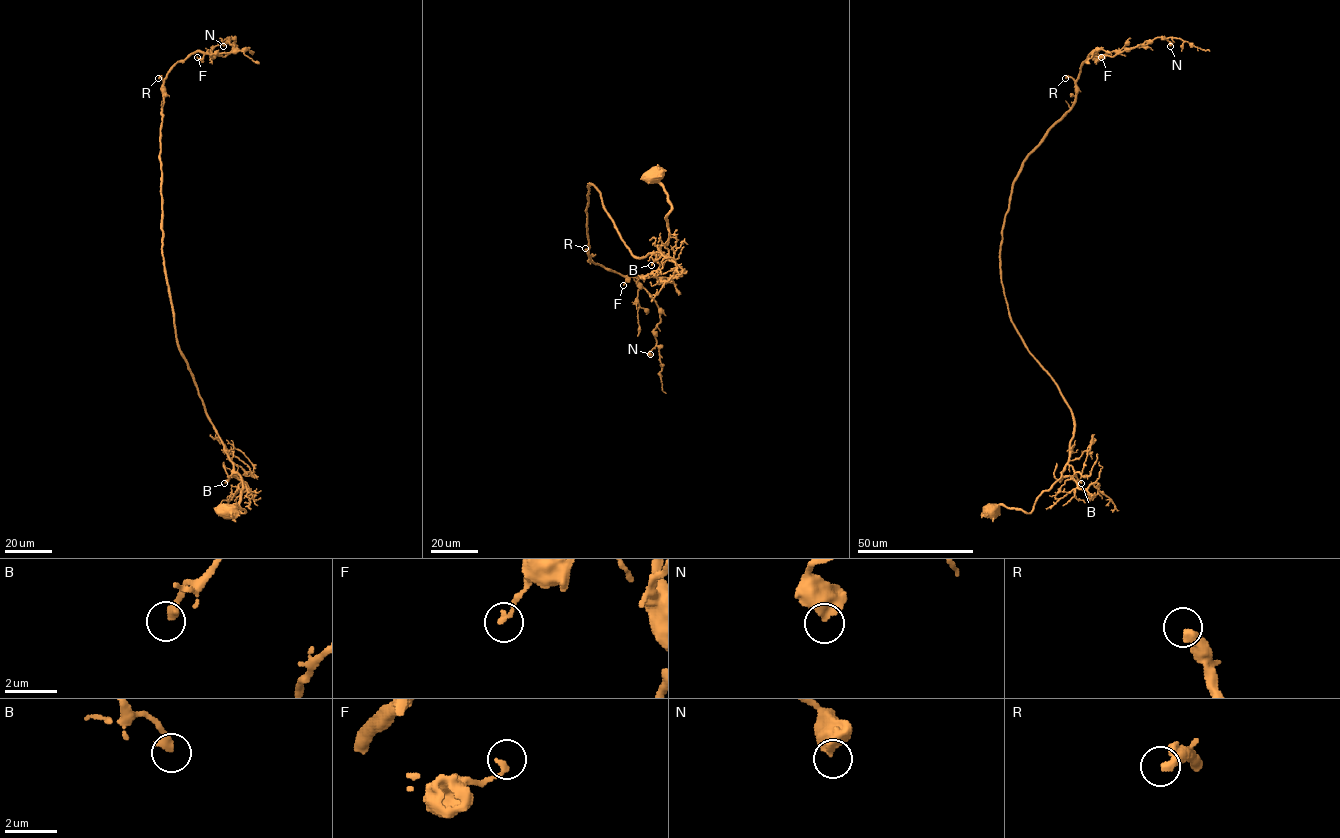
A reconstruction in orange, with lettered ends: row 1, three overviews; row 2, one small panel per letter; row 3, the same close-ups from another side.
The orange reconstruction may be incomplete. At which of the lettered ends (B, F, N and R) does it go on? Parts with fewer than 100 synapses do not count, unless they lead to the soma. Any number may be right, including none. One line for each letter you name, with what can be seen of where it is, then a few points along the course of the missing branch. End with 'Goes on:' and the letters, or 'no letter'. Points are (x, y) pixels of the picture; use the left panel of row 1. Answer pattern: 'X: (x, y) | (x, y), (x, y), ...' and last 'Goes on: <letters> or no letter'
R: (158, 78) | (158, 78), (146, 80), (115, 55), (104, 54), (94, 61), (87, 57), (88, 59), (74, 59)
Goes on: R

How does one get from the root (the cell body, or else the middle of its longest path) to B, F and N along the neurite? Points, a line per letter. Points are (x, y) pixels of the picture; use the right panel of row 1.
B: (989, 511), (990, 505), (1003, 505), (1029, 512), (1035, 500), (1061, 473), (1063, 476), (1074, 476), (1081, 483)
F: (989, 511), (1029, 512), (1069, 456), (1074, 418), (1012, 320), (1000, 242), (1022, 163), (1101, 57)
N: (989, 511), (1029, 512), (1074, 432), (1005, 296), (1012, 184), (1092, 51), (1170, 46)

